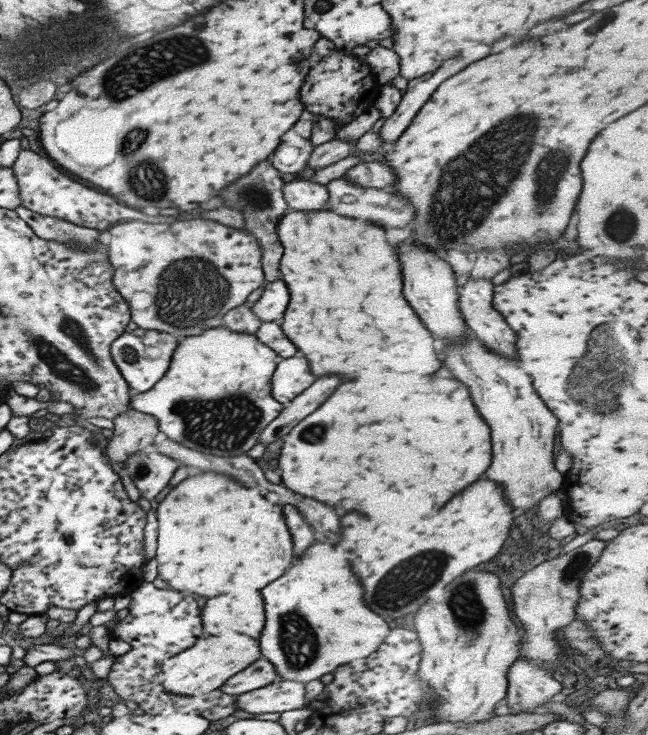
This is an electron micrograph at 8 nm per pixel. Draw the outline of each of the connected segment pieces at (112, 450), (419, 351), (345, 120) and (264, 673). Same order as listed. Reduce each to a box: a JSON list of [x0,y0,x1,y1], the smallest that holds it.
[[105,409,161,470],[277,209,442,380],[300,50,381,128],[220,658,276,694]]

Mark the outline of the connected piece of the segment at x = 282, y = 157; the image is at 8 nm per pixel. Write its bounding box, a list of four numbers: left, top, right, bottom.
[274,136,315,174]

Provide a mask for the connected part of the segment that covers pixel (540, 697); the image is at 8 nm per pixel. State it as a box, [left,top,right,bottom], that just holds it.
[506,658,562,715]

